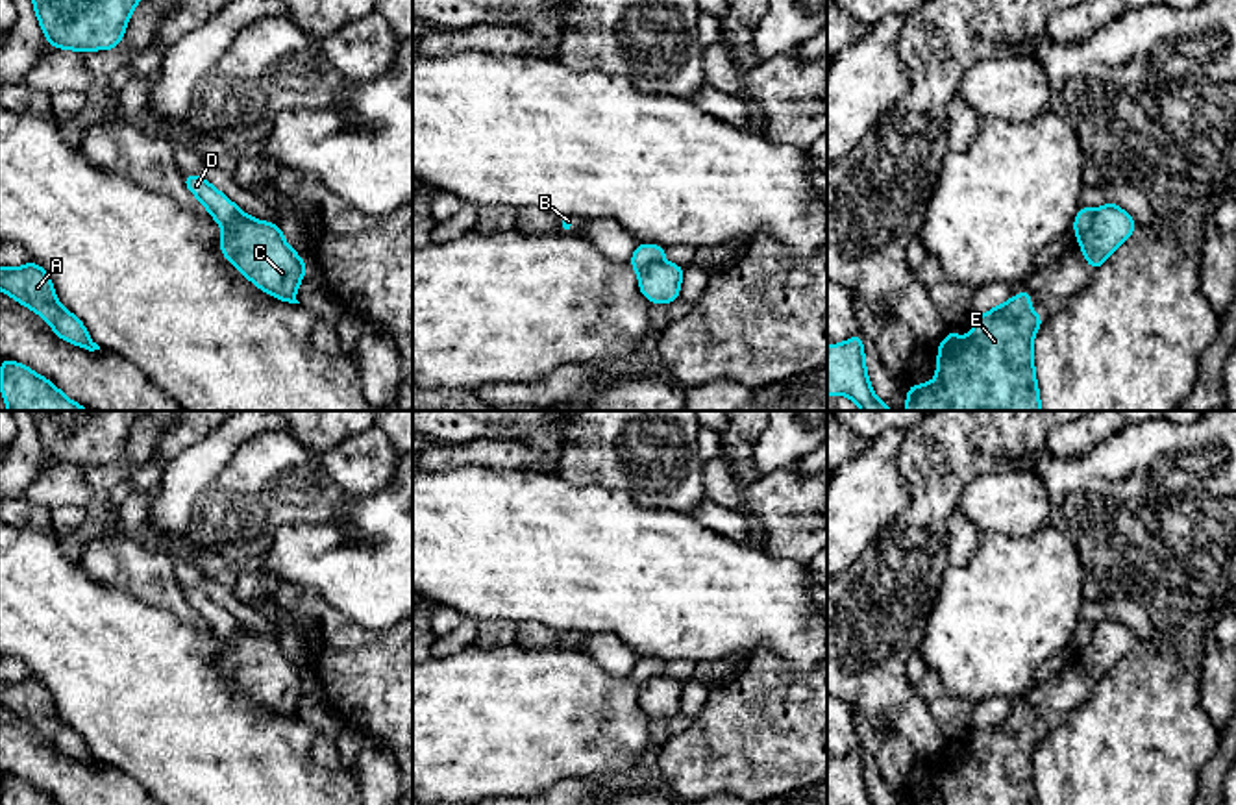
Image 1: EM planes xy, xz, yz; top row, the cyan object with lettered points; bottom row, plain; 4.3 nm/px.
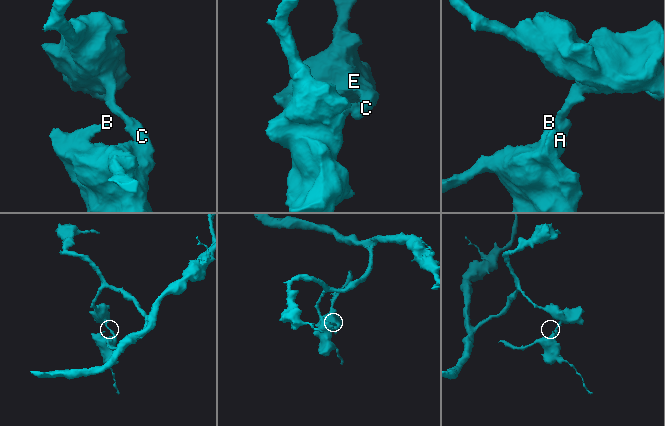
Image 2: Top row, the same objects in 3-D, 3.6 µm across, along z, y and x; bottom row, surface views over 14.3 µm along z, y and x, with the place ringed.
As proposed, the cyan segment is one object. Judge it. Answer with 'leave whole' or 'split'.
split

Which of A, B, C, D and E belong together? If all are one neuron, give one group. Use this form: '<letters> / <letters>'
A B C E / D

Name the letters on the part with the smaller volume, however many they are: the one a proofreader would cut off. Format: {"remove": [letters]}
{"remove": ["A", "B", "C", "E"]}

